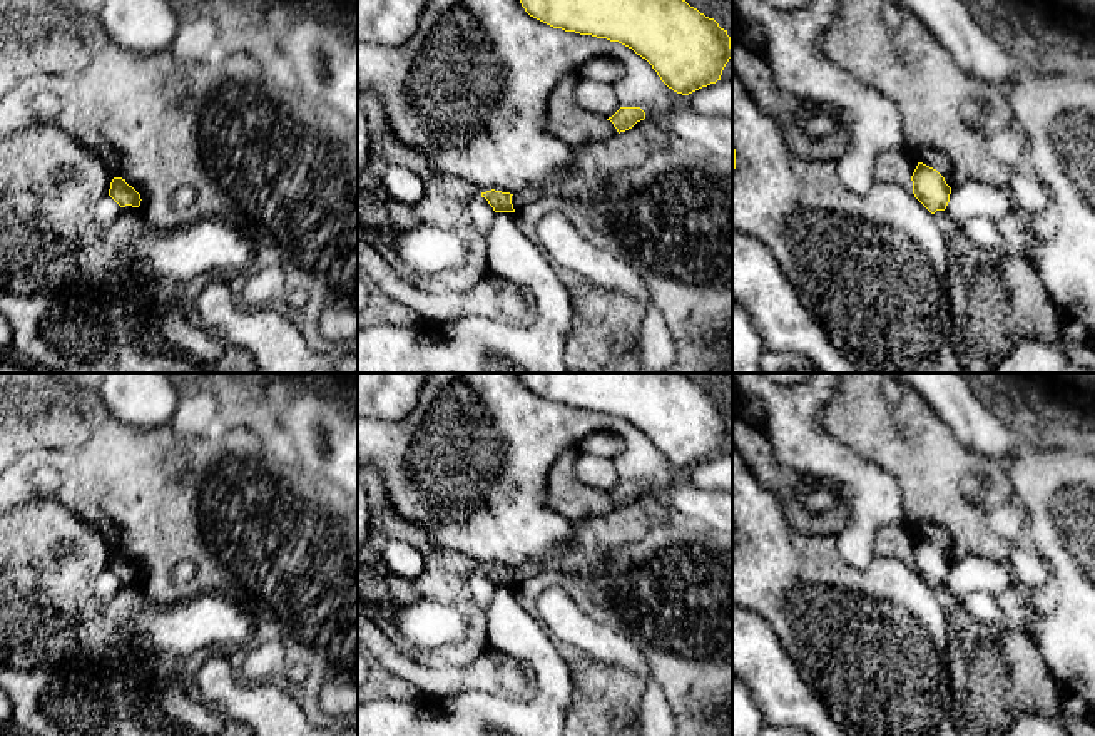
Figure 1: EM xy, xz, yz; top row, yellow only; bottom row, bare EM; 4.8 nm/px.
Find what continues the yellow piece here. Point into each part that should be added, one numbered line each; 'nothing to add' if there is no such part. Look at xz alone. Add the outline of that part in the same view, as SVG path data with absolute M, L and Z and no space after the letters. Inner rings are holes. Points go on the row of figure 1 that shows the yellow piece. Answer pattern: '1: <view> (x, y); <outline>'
nothing to add

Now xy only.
nothing to add

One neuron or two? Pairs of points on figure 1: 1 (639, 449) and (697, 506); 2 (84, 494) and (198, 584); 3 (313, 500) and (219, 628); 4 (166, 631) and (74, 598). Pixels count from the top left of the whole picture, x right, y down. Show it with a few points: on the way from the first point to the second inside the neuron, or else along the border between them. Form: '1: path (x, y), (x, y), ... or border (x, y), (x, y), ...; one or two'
1: border (684, 477), (667, 490); two
2: path (119, 499), (154, 534), (173, 534), (188, 549); one
3: border (198, 596), (234, 603), (253, 623), (251, 641); two
4: border (131, 616), (131, 639), (114, 653); two

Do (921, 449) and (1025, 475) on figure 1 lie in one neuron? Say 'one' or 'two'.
two

